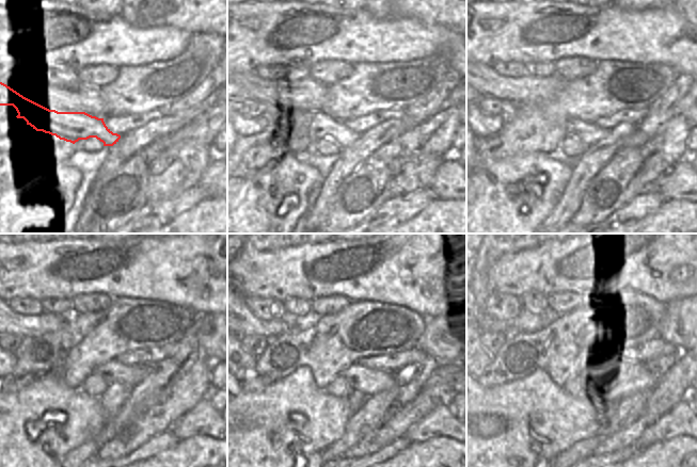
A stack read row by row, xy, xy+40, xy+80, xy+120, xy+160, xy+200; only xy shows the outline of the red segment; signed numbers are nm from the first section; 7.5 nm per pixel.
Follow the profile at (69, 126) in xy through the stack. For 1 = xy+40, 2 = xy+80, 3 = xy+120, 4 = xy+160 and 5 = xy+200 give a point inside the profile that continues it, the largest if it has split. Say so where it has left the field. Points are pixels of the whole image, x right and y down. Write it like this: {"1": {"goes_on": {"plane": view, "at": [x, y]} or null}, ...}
{"1": {"goes_on": {"plane": "xy+40", "at": [322, 127]}}, "2": {"goes_on": {"plane": "xy+80", "at": [589, 133]}}, "3": {"goes_on": {"plane": "xy+120", "at": [112, 371]}}, "4": {"goes_on": {"plane": "xy+160", "at": [367, 381]}}, "5": {"goes_on": {"plane": "xy+200", "at": [648, 375]}}}

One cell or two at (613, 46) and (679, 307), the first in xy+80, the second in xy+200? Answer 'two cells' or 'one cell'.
two cells

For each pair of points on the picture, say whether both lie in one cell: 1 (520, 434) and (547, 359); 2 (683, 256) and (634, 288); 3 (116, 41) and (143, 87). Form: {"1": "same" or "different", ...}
{"1": "different", "2": "same", "3": "different"}

